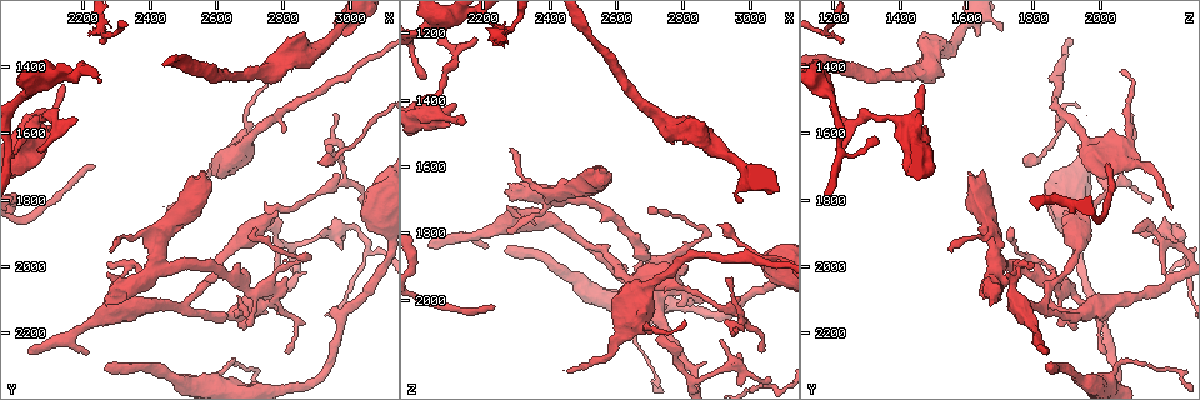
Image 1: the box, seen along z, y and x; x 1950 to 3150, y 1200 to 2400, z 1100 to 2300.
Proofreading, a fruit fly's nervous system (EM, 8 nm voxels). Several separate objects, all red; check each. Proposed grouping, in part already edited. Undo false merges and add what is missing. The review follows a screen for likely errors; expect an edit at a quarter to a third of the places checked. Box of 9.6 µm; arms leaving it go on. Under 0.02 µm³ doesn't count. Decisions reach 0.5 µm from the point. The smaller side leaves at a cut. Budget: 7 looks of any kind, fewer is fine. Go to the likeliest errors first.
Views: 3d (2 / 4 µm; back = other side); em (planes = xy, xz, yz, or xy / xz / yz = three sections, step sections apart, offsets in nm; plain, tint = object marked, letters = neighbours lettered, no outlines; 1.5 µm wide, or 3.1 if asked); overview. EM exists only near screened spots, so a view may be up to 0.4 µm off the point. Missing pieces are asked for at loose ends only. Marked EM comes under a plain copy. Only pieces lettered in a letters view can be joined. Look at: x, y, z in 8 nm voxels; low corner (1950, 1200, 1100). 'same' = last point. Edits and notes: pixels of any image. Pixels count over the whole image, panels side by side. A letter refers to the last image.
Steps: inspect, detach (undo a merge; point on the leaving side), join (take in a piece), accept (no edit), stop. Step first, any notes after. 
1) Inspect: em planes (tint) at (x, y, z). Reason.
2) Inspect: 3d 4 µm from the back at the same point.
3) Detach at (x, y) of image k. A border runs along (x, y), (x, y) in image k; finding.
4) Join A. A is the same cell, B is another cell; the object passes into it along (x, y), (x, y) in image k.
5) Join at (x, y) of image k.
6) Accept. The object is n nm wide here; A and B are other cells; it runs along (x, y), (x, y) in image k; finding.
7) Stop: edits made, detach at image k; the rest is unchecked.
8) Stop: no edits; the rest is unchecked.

Inspect: 3d 2 µm at (2240, 1700, 2020). End of a long branch.

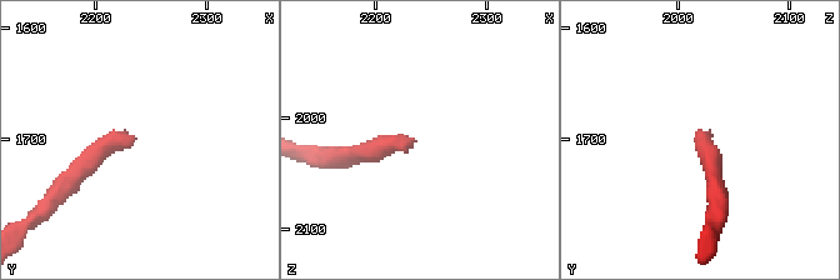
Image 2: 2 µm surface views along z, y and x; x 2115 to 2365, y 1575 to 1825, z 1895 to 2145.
Inspect: em planes (letters) at (2236, 1700, 2022).

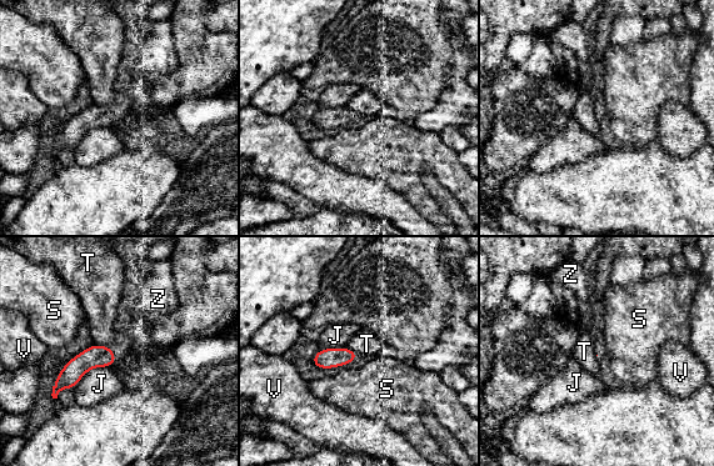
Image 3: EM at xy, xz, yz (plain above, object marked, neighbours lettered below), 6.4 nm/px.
Join Z. Z is the same cell, J, S, T and V are other cells; the object passes into it along (95, 356), (113, 352), (138, 322) in image 3; it goes on there.

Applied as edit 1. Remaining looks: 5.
Inspect: overview.

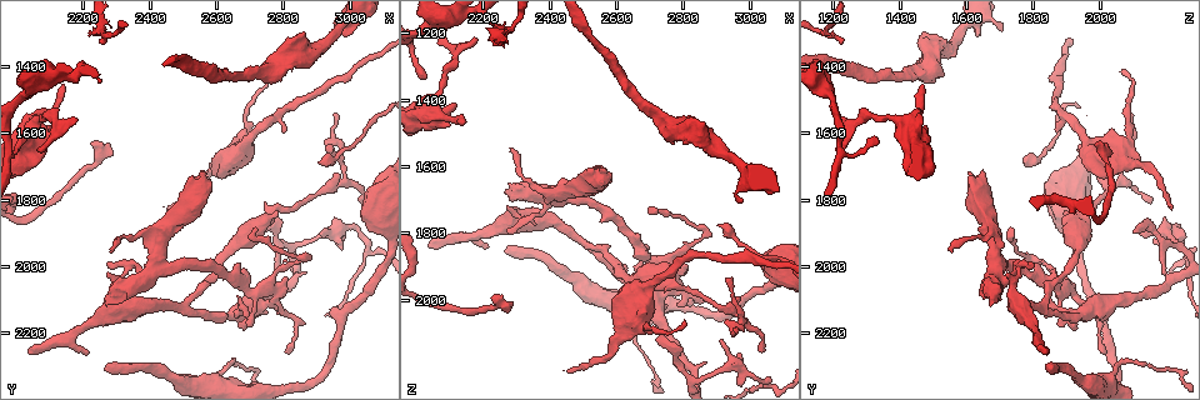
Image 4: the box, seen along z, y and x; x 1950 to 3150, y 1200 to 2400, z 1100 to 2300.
Inspect: 3d 2 µm at (2090, 1590, 1480). Thick end.

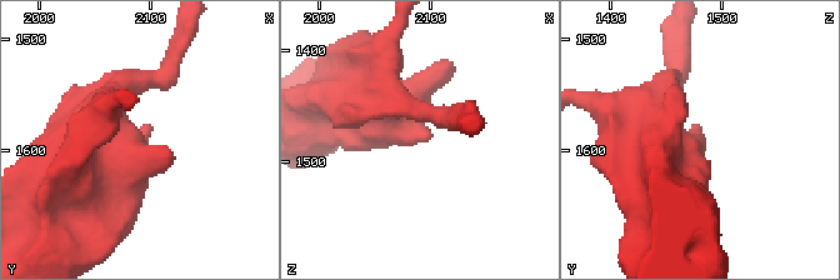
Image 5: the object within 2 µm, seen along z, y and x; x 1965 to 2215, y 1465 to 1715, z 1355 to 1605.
Inspect: em yz step 8 (tint) at (2098, 1582, 1480). Shape alone is not enough.

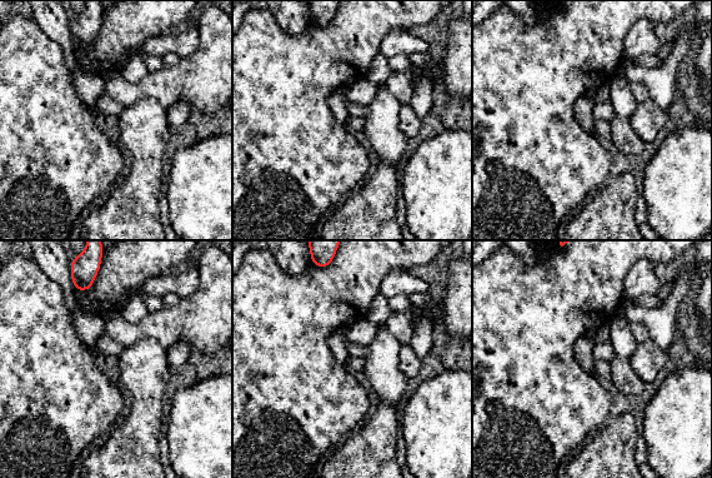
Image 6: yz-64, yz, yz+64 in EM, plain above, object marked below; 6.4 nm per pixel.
Inspect: em planes (letters) at the same point.

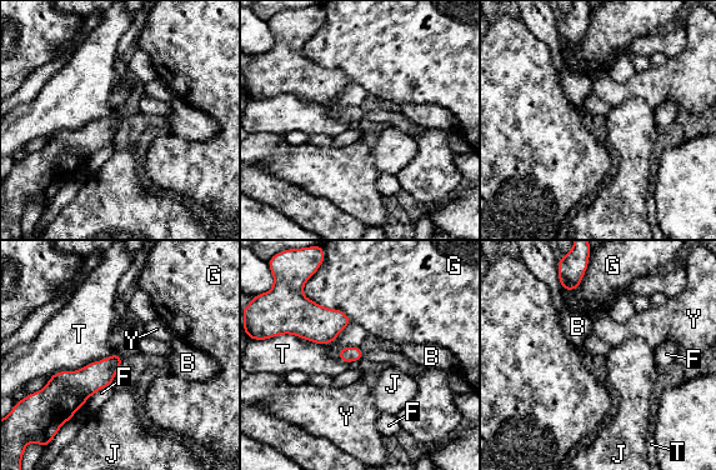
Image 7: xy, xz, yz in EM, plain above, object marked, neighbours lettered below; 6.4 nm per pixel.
Accept. B, F, G, J, T and Y are other cells; a border runs along (353, 321), (329, 344), (276, 336) in image 7; none of them fits.

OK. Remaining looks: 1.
Stop: edits made, join at image 3; the rest is unchecked.

